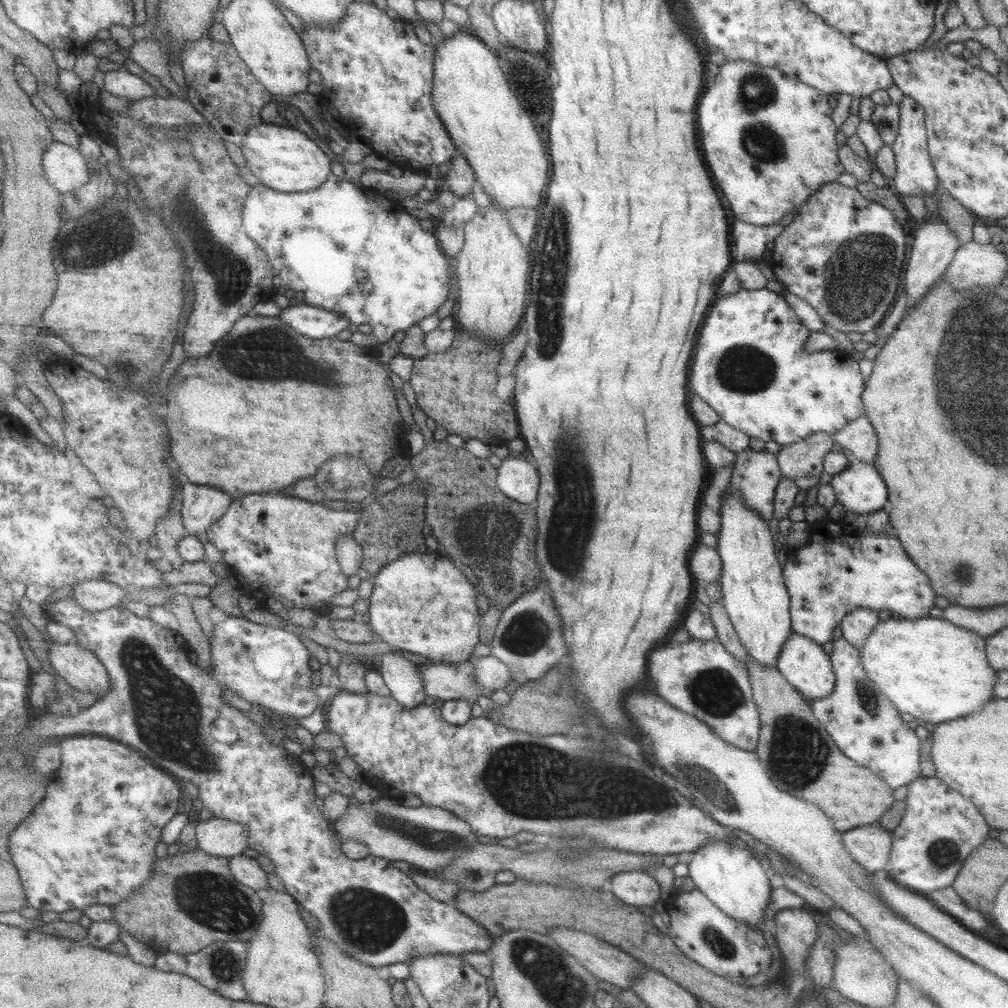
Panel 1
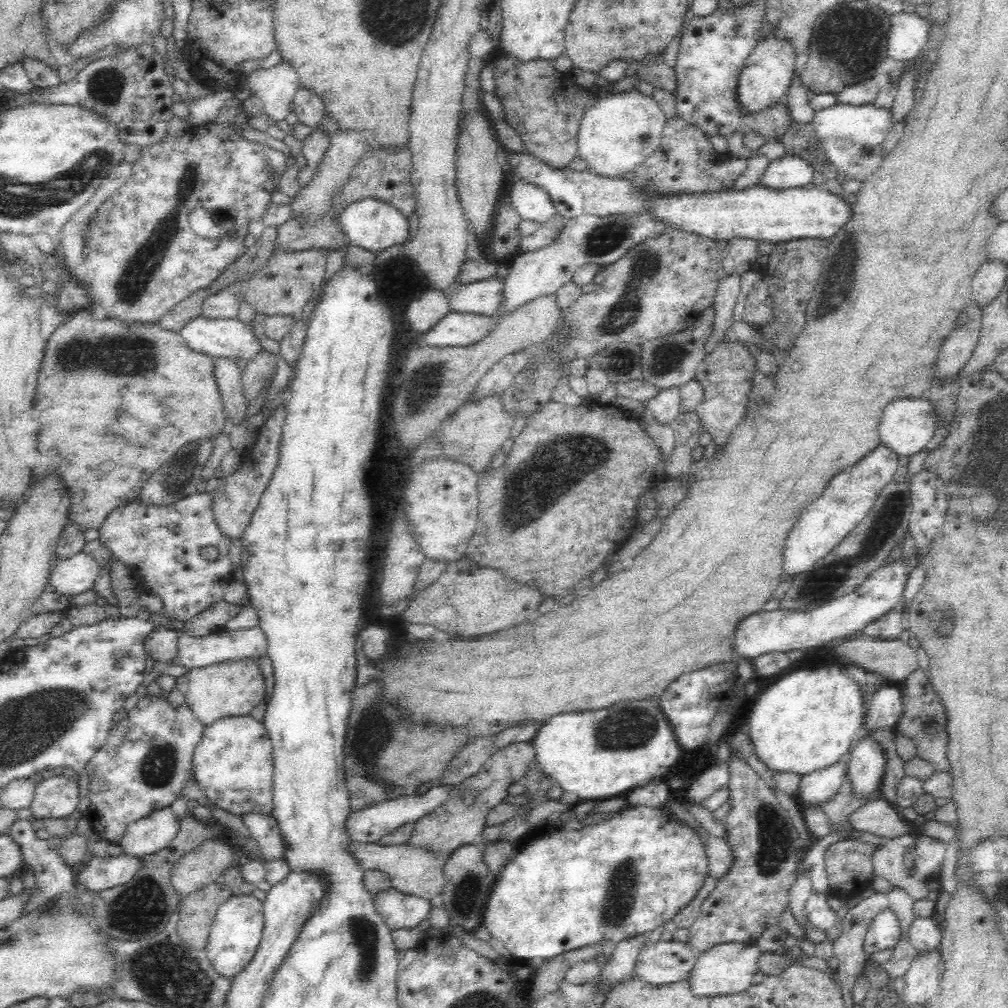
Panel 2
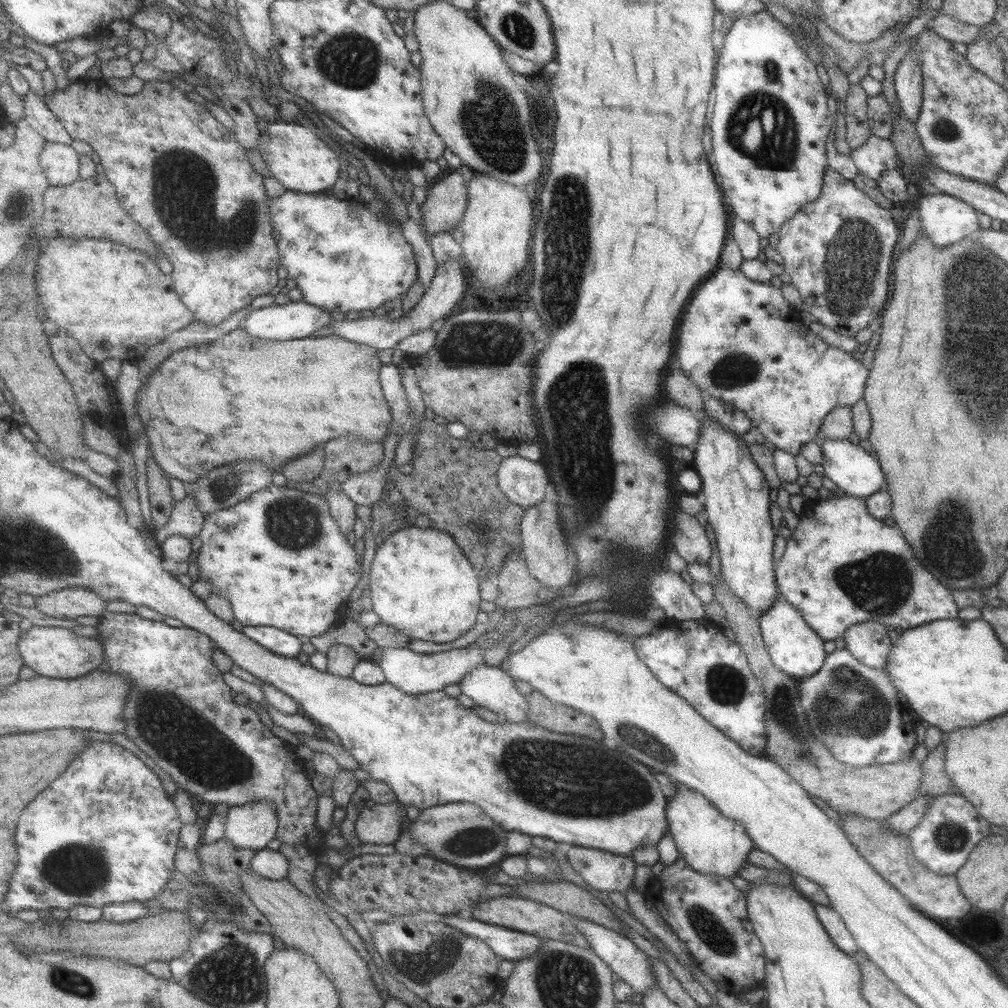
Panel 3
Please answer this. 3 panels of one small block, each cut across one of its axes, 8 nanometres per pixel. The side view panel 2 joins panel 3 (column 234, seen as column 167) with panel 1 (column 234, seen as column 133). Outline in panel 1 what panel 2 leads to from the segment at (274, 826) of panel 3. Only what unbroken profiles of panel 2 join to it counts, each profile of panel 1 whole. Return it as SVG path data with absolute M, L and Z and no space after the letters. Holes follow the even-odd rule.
M214 817L209 821L197 821L196 827L199 846L201 850L207 851L207 854L231 858L243 855L245 848L250 847L249 832L243 824Z

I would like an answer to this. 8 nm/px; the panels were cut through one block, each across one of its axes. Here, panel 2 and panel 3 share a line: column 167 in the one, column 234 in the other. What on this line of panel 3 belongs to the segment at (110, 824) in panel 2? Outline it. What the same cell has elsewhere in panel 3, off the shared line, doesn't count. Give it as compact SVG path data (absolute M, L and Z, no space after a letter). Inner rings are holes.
M105 612L98 618L98 638L105 648L105 656L112 672L131 682L125 718L125 735L141 751L153 759L181 788L199 796L214 806L226 804L229 808L243 806L258 799L267 799L276 806L280 830L276 838L282 844L303 844L318 855L328 847L326 831L317 828L317 799L319 794L311 786L305 761L297 756L297 746L278 738L265 726L257 711L235 702L236 692L223 680L223 671L213 660L215 640L207 634L189 628L169 626L163 621L149 620L139 614Z

